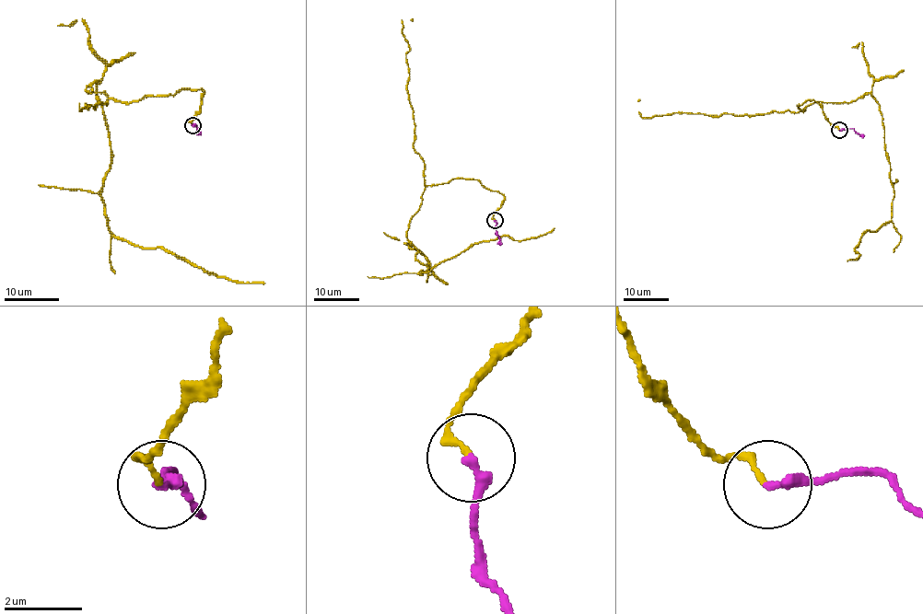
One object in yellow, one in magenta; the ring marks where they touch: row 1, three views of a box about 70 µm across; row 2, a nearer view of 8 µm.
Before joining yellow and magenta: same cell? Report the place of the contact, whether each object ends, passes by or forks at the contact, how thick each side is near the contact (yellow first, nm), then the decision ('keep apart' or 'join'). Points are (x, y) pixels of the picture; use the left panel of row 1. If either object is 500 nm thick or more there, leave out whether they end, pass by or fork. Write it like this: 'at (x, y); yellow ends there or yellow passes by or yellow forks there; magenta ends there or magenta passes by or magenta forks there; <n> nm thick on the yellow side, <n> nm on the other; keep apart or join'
at (192, 125); yellow ends there; magenta ends there; 150 nm thick on the yellow side, 280 nm on the other; join

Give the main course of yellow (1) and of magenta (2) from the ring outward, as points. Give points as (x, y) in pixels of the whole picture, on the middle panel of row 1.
1: (495, 220), (504, 196), (477, 179), (427, 185), (407, 238), (427, 266), (419, 274), (474, 244), (554, 228)
2: (495, 220), (500, 245)

